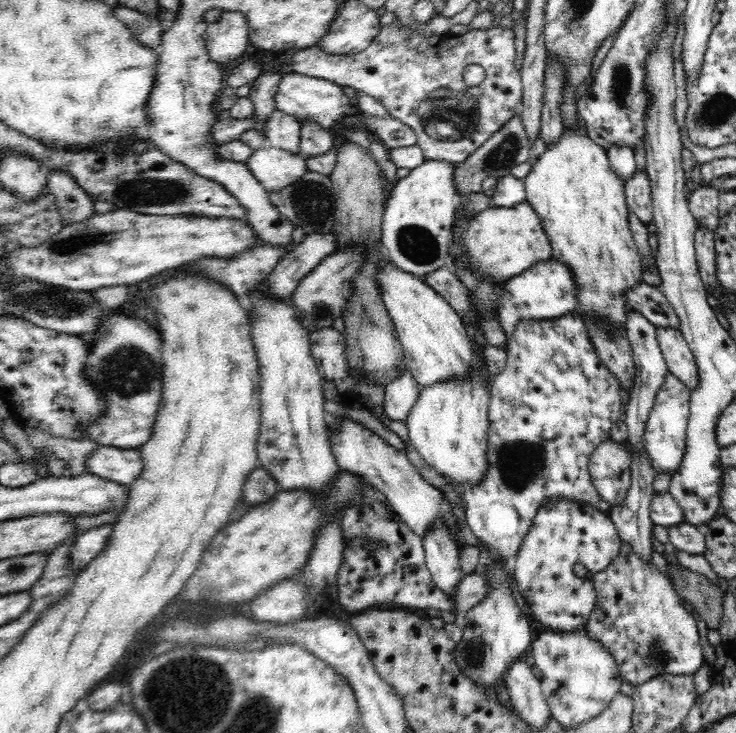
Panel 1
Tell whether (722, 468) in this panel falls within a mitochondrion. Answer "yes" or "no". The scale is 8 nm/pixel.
no

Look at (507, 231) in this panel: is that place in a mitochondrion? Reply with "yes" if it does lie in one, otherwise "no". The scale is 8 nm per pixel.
no

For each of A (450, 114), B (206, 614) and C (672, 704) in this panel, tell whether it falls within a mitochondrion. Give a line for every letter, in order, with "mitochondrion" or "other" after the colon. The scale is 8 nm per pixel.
A: mitochondrion
B: other
C: other

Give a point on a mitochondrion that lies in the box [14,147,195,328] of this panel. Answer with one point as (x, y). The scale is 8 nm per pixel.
(76, 242)

